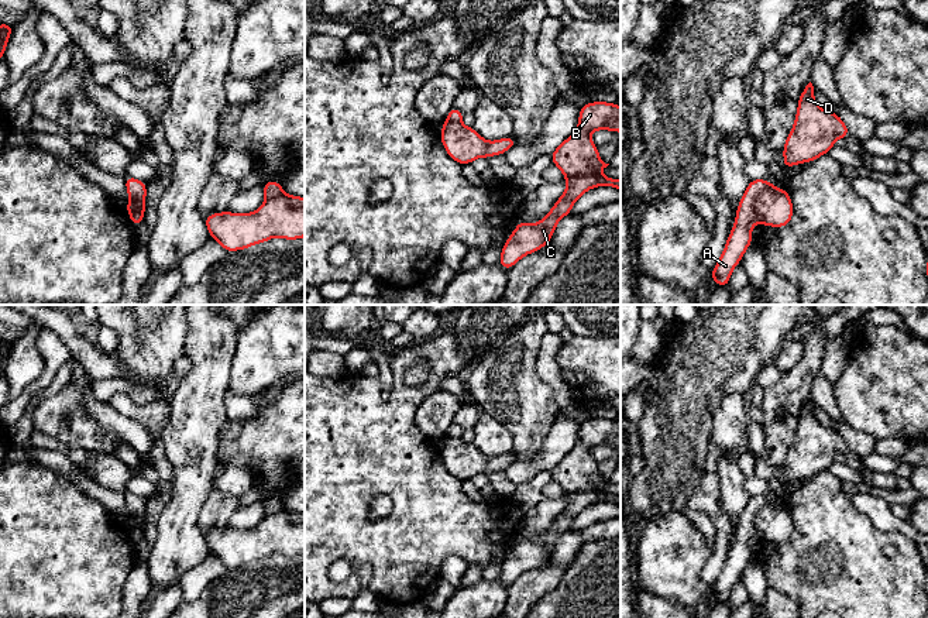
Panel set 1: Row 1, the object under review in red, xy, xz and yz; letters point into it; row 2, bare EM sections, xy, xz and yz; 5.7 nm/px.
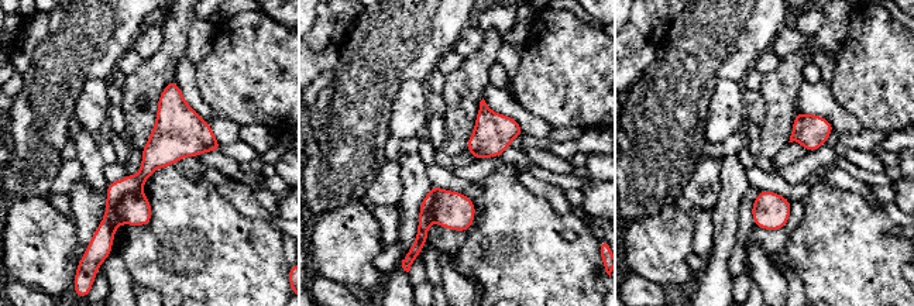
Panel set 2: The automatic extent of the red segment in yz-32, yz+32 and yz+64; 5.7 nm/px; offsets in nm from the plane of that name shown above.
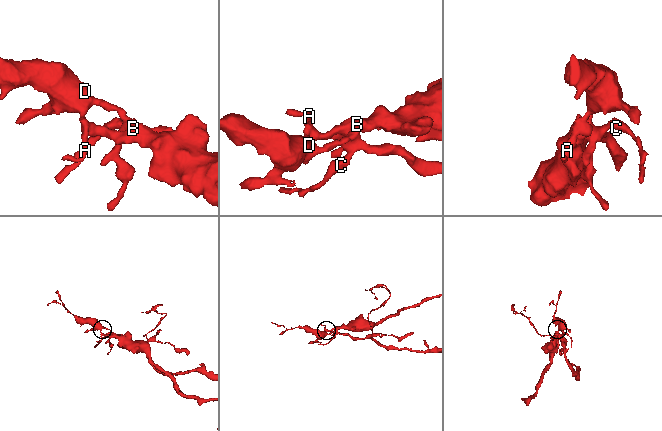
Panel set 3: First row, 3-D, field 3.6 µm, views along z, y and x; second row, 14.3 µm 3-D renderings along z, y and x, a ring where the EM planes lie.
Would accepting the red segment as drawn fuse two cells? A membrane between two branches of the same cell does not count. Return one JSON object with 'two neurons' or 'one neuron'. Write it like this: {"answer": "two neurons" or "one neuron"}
{"answer": "two neurons"}

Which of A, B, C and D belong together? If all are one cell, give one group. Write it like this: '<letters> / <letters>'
A C D / B

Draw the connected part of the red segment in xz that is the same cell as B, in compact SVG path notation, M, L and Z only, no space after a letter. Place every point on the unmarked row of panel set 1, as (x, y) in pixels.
M591 418L580 423L578 443L588 449L609 446L621 449L621 423L618 419Z

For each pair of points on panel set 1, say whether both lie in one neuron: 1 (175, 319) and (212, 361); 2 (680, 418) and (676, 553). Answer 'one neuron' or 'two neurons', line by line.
1: two neurons
2: two neurons

